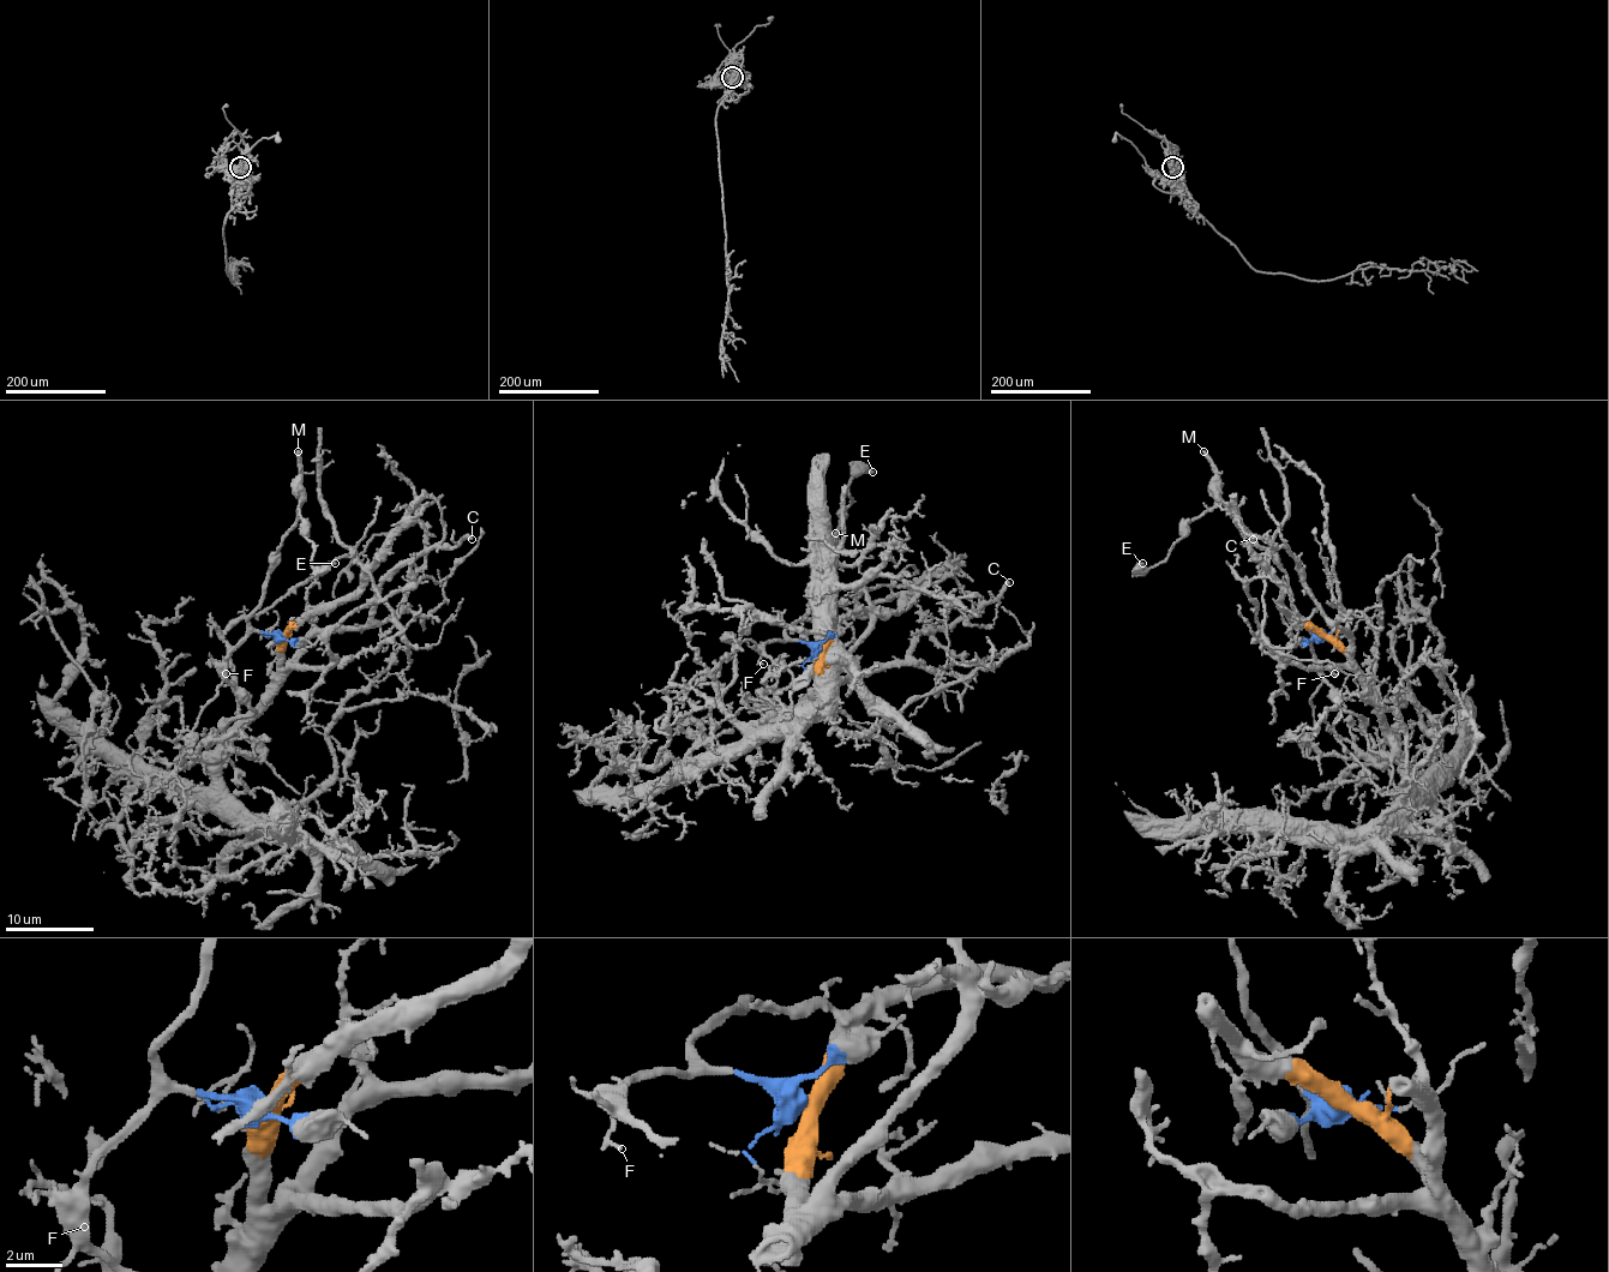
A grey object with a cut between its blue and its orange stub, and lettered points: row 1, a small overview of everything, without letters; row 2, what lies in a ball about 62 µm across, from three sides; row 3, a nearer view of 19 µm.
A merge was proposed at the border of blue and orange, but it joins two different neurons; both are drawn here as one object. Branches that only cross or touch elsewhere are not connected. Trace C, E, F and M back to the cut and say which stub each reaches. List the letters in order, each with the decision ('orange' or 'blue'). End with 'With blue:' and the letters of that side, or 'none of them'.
C: orange
E: blue
F: blue
M: blue
With blue: E, F, M

